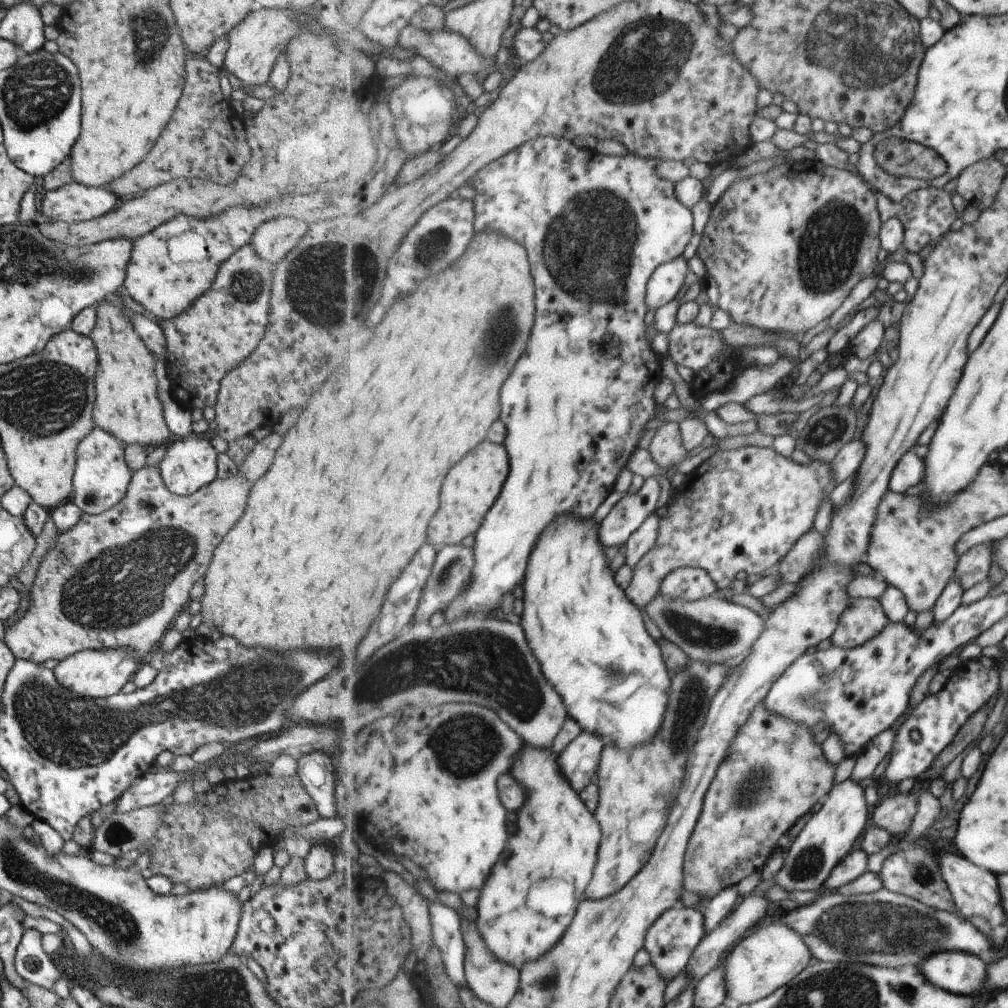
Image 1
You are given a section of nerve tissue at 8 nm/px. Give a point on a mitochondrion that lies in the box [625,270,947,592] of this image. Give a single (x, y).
(827, 431)

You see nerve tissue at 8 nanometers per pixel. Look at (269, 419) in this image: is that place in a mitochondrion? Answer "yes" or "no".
no

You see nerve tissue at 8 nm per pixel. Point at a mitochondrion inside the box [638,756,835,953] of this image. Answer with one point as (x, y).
(746, 794)

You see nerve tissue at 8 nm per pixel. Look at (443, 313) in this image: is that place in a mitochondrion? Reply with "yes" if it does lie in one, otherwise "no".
no

